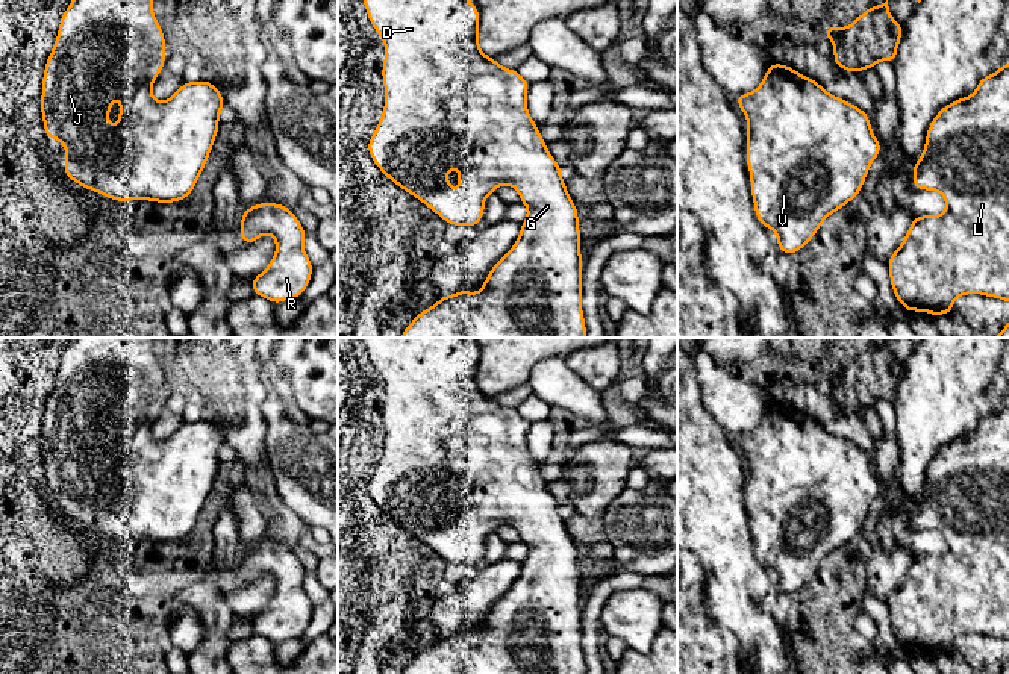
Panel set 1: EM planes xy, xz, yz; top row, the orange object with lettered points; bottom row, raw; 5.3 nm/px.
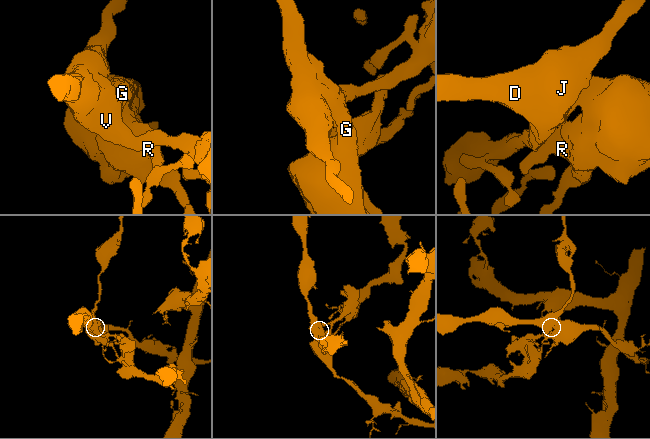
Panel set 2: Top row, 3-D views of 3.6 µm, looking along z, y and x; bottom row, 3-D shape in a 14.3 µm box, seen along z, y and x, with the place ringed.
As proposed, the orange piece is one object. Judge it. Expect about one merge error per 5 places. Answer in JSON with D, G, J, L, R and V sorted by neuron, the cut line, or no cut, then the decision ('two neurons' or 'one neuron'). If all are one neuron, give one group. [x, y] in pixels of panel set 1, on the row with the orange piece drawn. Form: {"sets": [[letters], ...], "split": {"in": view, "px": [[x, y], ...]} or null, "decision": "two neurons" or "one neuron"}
{"sets": [["D", "G", "J", "L", "R", "V"]], "split": null, "decision": "one neuron"}

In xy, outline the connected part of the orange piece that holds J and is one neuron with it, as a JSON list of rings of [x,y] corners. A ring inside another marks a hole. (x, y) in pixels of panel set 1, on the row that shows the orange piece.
[[[73,0],[62,12],[55,45],[48,55],[42,76],[41,92],[41,117],[44,121],[44,132],[47,139],[58,139],[65,148],[65,171],[68,180],[74,180],[83,189],[98,192],[112,201],[138,201],[148,200],[155,203],[176,203],[183,201],[195,189],[197,180],[209,159],[214,147],[220,120],[218,115],[226,106],[224,97],[206,77],[200,82],[183,82],[182,86],[167,101],[156,101],[152,95],[152,86],[165,65],[165,35],[153,14],[153,0]],[[118,95],[121,109],[118,118],[118,129],[114,130],[106,117],[111,114],[111,101]]]

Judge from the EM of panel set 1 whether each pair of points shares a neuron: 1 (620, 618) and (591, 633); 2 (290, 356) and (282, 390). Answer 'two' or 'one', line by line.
1: two
2: two

